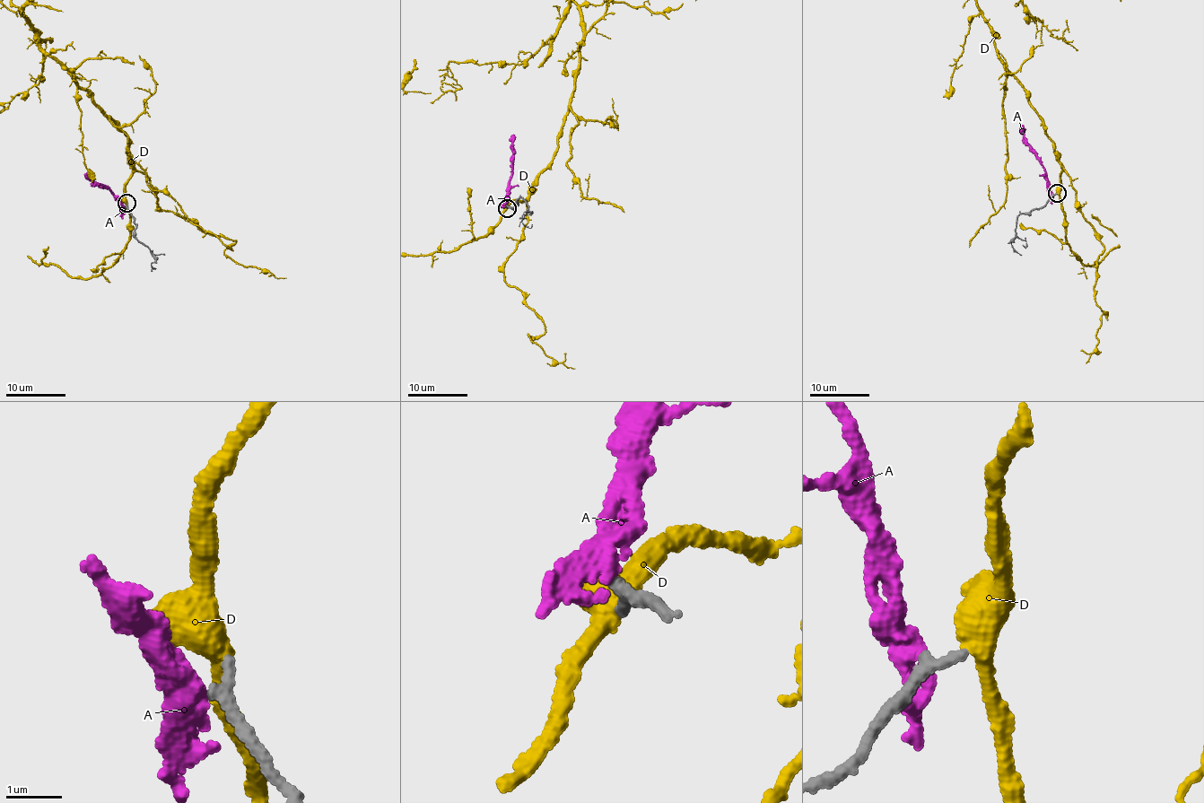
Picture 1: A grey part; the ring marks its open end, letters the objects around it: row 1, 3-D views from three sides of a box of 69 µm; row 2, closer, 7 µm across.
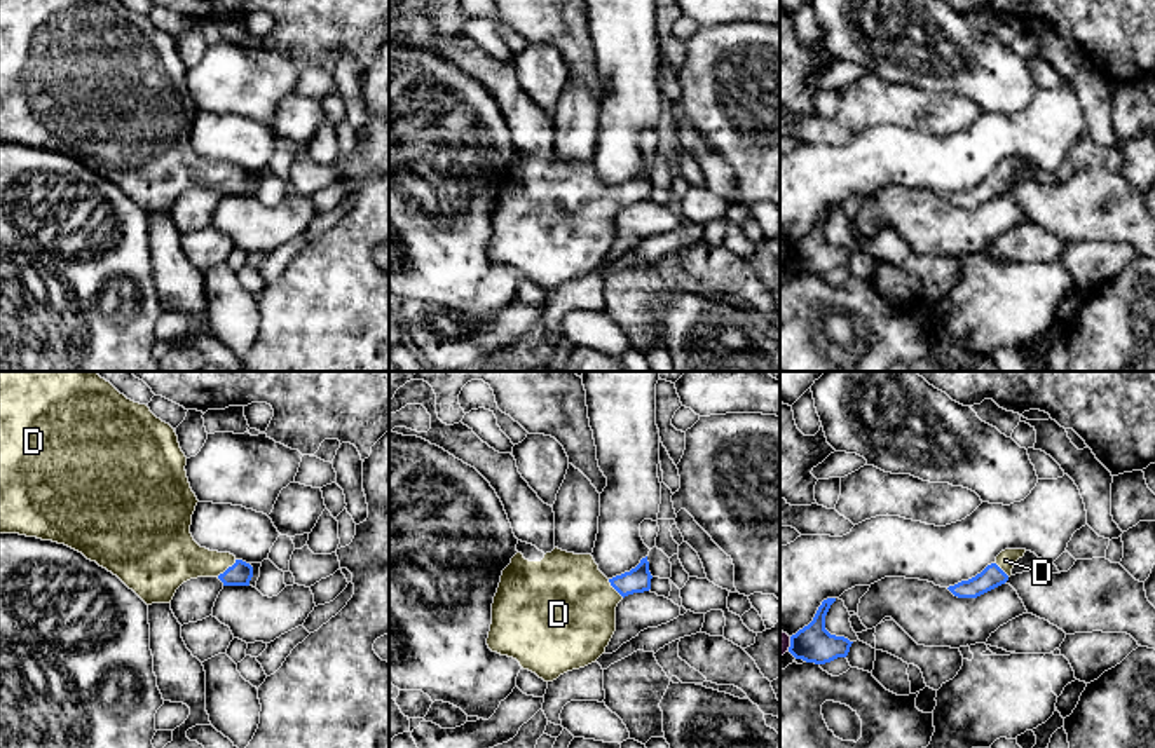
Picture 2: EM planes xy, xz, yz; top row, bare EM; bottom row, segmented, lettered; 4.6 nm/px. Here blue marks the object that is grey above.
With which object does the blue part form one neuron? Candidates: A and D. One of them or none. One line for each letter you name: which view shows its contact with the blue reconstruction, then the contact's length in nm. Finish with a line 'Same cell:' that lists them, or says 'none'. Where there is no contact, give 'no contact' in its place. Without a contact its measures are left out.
D: xy | 120 nm
Same cell: D

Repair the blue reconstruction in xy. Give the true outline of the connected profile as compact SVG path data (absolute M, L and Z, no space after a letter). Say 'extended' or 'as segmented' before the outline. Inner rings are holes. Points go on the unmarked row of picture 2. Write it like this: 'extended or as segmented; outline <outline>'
extended; outline M0 0L0 143L19 143L65 153L117 185L147 214L171 213L176 199L190 188L218 187L223 195L249 195L253 187L249 173L230 162L201 157L194 150L190 134L199 110L190 98L185 75L187 66L174 38L157 28L147 14L134 12L119 0Z

